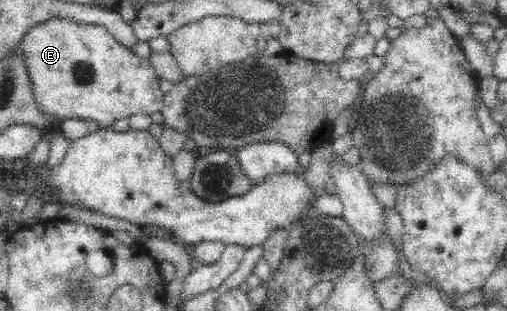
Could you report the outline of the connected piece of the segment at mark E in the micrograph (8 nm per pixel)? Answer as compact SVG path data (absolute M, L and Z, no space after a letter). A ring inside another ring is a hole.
M50 17L34 25L18 45L17 57L24 63L32 98L38 112L49 119L63 122L65 119L80 119L94 123L99 130L113 129L114 123L131 115L151 116L161 113L165 93L160 90L158 74L150 61L121 47L102 25L85 25L72 18Z

